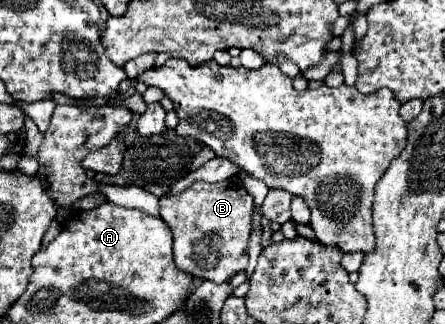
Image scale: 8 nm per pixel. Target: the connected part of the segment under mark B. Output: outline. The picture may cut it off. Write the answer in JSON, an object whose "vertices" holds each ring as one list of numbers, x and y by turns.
{"vertices":[[228,178,224,182,194,182,182,194,160,198,160,218,170,226,174,236,174,262,184,272,212,282,230,280,236,272,248,266,248,236,252,230,252,196,244,190,240,178]]}

